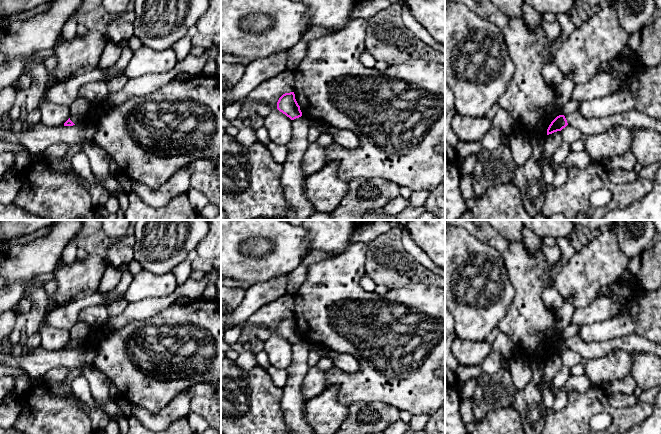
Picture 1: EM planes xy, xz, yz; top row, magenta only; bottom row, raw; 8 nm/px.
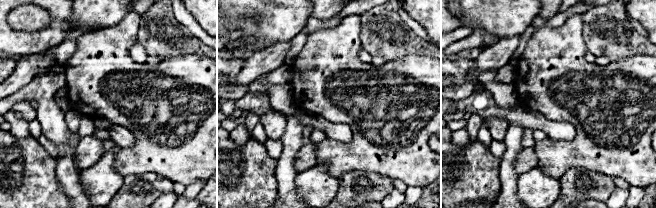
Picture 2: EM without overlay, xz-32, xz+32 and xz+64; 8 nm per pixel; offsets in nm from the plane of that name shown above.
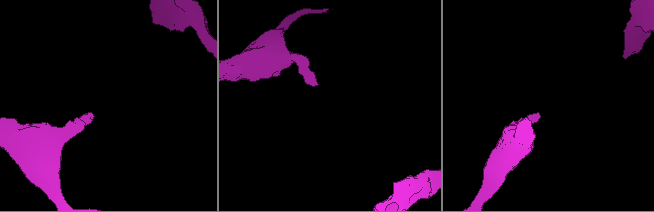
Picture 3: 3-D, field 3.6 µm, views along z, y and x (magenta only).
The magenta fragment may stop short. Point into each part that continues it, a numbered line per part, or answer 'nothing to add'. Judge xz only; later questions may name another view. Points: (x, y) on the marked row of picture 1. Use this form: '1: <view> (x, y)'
nothing to add

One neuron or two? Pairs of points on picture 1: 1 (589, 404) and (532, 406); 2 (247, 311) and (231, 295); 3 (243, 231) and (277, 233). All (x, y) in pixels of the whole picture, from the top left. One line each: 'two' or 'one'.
1: two
2: two
3: one

